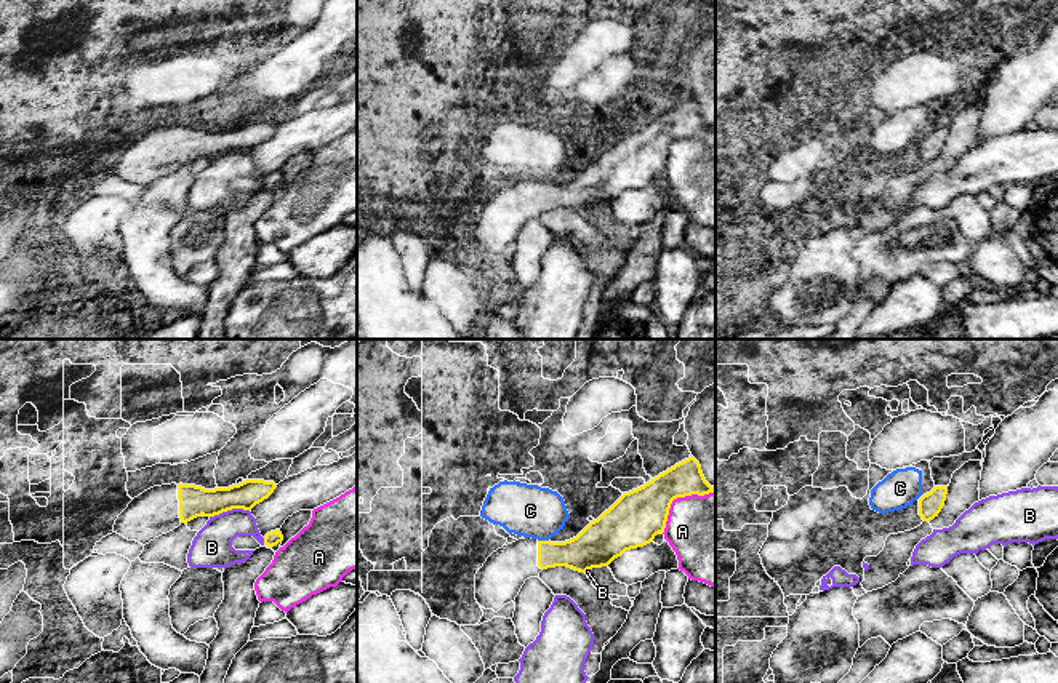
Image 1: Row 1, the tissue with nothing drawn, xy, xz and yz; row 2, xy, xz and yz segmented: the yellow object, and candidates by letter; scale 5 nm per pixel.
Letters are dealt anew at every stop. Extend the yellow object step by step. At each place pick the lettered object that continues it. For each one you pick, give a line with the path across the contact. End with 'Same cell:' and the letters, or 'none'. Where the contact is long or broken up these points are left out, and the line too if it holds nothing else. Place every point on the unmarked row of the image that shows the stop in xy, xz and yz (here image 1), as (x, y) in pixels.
Same cell: none

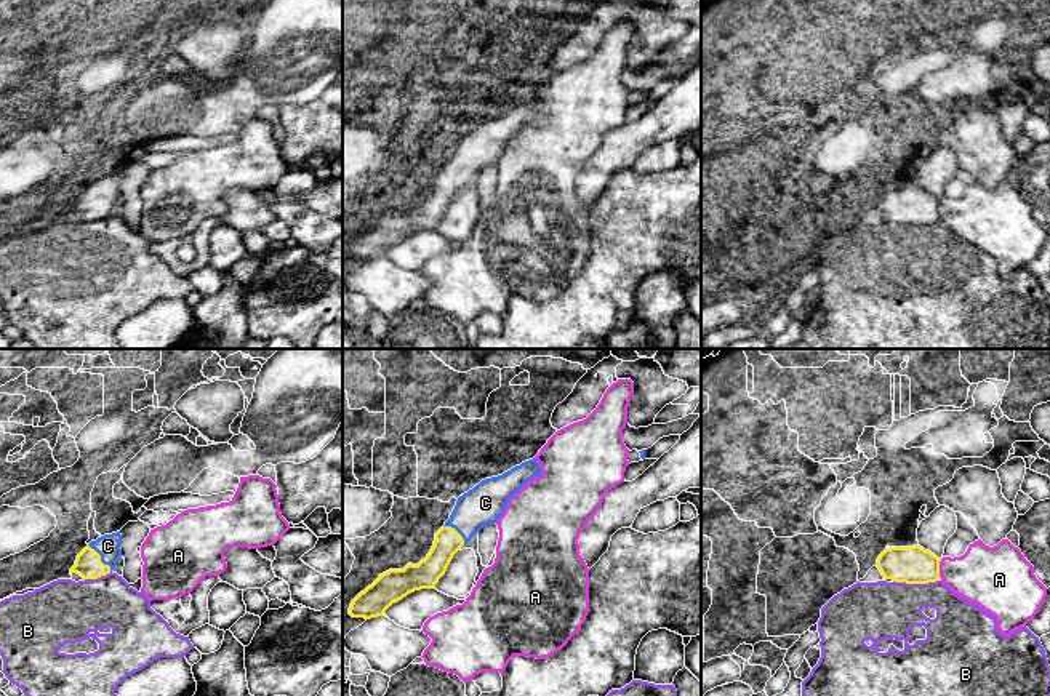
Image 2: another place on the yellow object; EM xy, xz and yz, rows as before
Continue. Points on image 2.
C: Path across: xy (88, 207), (100, 200), (108, 188)
Same cell: C

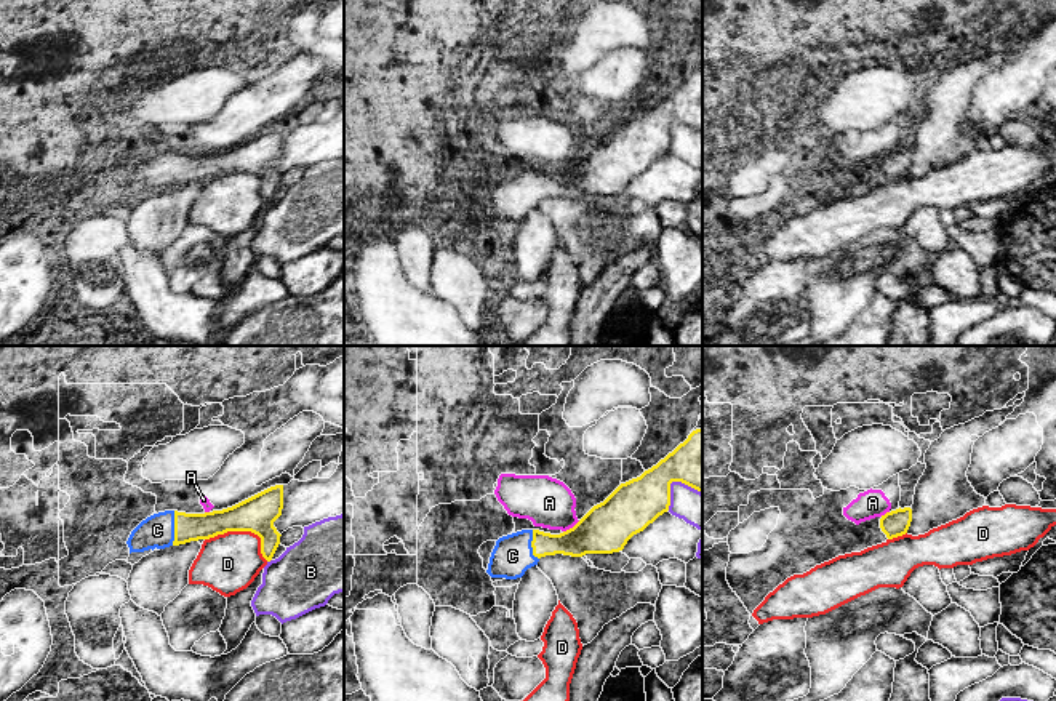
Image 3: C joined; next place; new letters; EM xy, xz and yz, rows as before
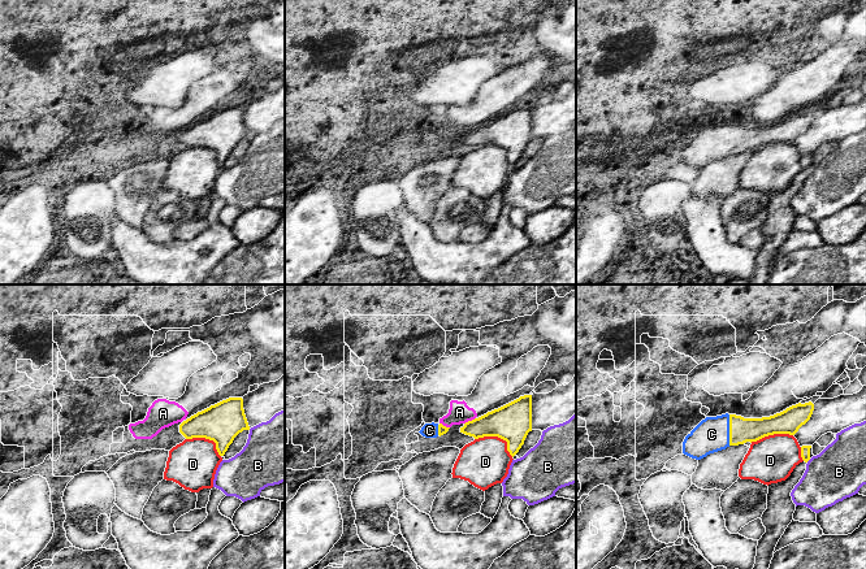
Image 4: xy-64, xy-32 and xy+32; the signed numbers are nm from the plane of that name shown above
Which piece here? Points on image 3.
Same cell: C

